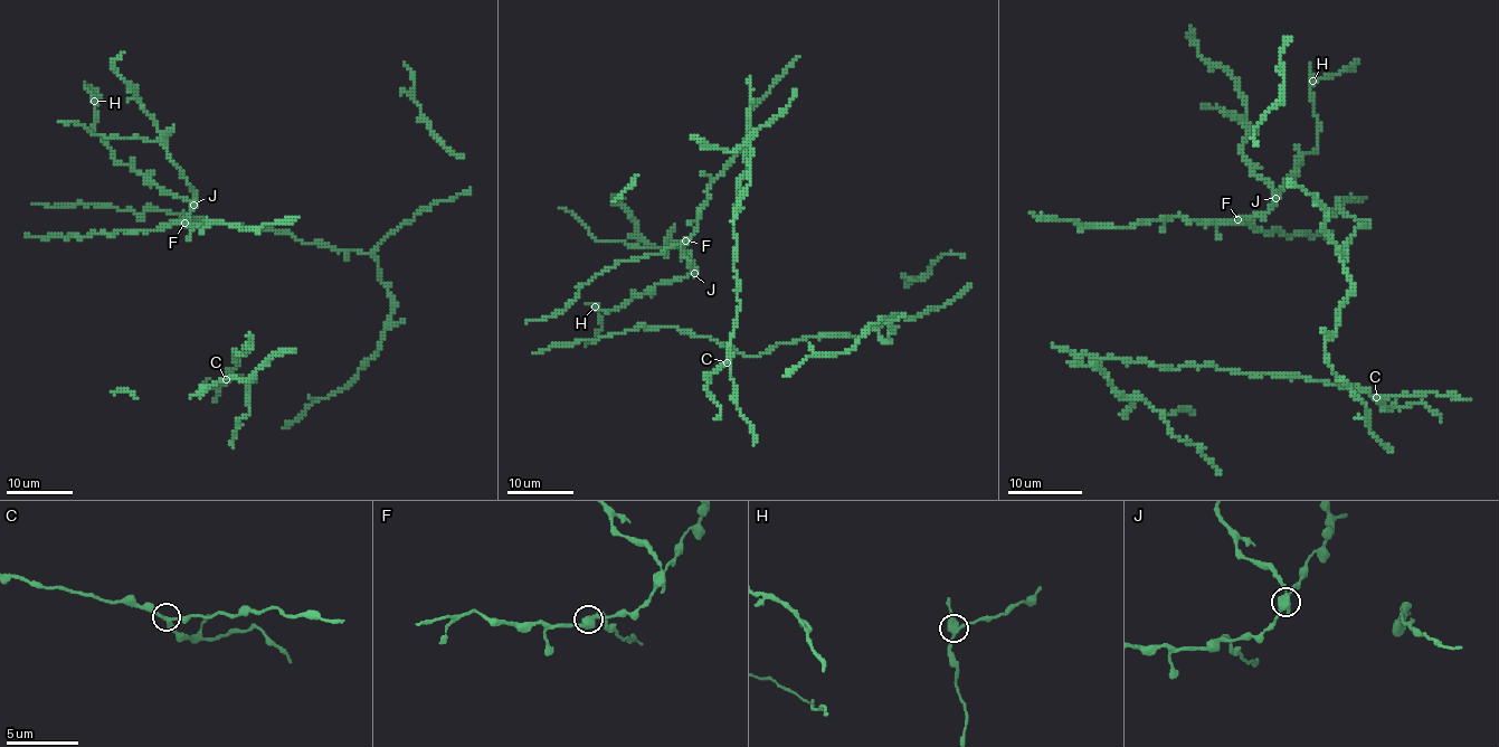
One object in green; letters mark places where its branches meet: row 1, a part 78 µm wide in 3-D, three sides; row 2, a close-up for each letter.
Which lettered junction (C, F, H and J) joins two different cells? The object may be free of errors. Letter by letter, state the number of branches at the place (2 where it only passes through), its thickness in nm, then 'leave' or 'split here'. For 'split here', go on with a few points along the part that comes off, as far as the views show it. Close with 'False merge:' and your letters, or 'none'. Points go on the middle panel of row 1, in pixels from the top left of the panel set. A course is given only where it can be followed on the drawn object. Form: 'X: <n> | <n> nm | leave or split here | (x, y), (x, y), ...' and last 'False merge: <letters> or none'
C: 3 | 300 nm | leave
F: 3 | 380 nm | leave
H: 3 | 400 nm | leave
J: 3 | 440 nm | split here | (695, 273), (692, 258), (676, 244), (652, 247), (637, 234), (631, 214), (614, 202), (616, 196), (624, 199)
False merge: J

